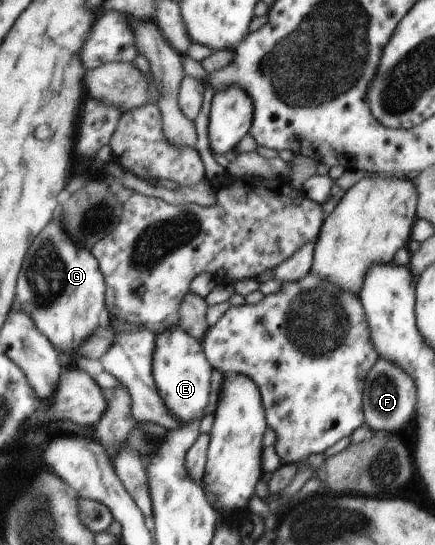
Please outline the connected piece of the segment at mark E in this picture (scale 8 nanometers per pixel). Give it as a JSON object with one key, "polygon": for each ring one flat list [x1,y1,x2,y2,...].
{"polygon":[[180,324,169,330,159,330,154,352,153,374,167,406,183,421,183,425,202,420,212,395,210,379,212,375,216,375,216,368,204,353,202,341,190,335]]}

